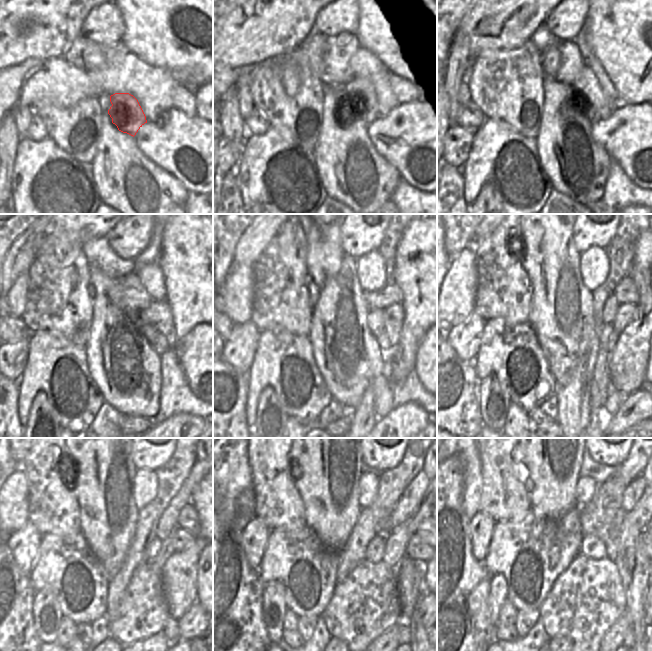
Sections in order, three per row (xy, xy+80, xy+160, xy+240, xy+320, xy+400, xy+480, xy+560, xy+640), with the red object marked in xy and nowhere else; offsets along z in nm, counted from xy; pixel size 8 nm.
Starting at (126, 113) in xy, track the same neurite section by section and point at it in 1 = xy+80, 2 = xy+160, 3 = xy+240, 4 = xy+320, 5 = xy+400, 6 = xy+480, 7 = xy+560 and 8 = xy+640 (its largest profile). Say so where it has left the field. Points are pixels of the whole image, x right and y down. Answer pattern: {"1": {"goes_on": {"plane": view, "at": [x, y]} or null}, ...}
{"1": {"goes_on": {"plane": "xy+80", "at": [362, 97]}}, "2": {"goes_on": {"plane": "xy+160", "at": [589, 98]}}, "3": {"goes_on": {"plane": "xy+240", "at": [158, 314]}}, "4": {"goes_on": {"plane": "xy+320", "at": [393, 315]}}, "5": {"goes_on": {"plane": "xy+400", "at": [626, 313]}}, "6": {"goes_on": {"plane": "xy+480", "at": [181, 539]}}, "7": {"goes_on": {"plane": "xy+560", "at": [416, 548]}}, "8": {"goes_on": {"plane": "xy+640", "at": [640, 532]}}}

